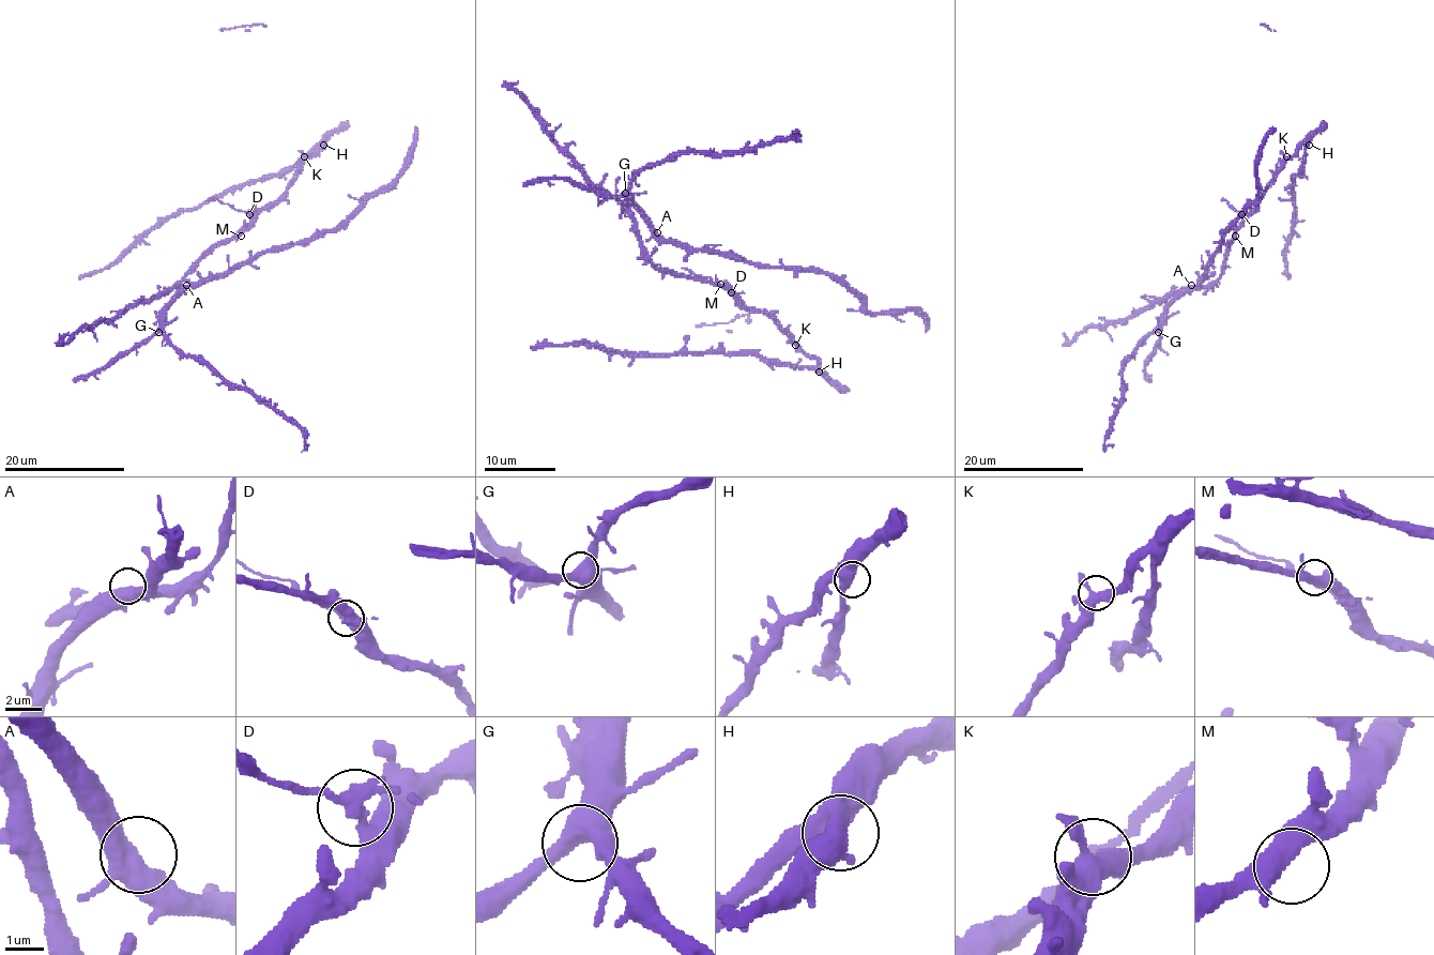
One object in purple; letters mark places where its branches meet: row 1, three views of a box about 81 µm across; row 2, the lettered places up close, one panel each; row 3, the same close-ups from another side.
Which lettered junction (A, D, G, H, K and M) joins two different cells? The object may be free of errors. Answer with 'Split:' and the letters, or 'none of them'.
Split: D

